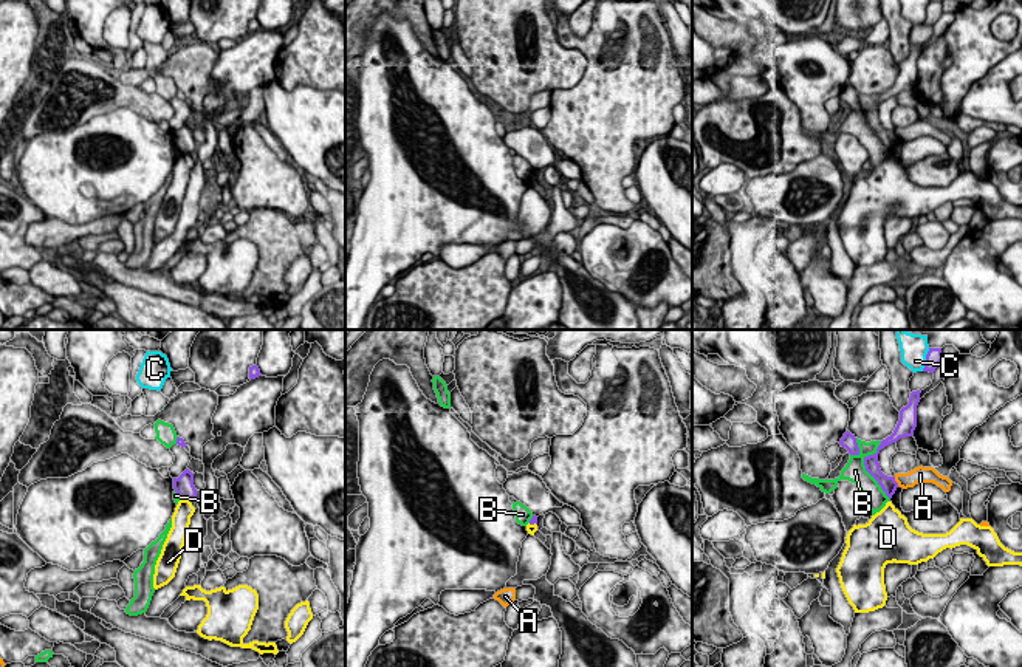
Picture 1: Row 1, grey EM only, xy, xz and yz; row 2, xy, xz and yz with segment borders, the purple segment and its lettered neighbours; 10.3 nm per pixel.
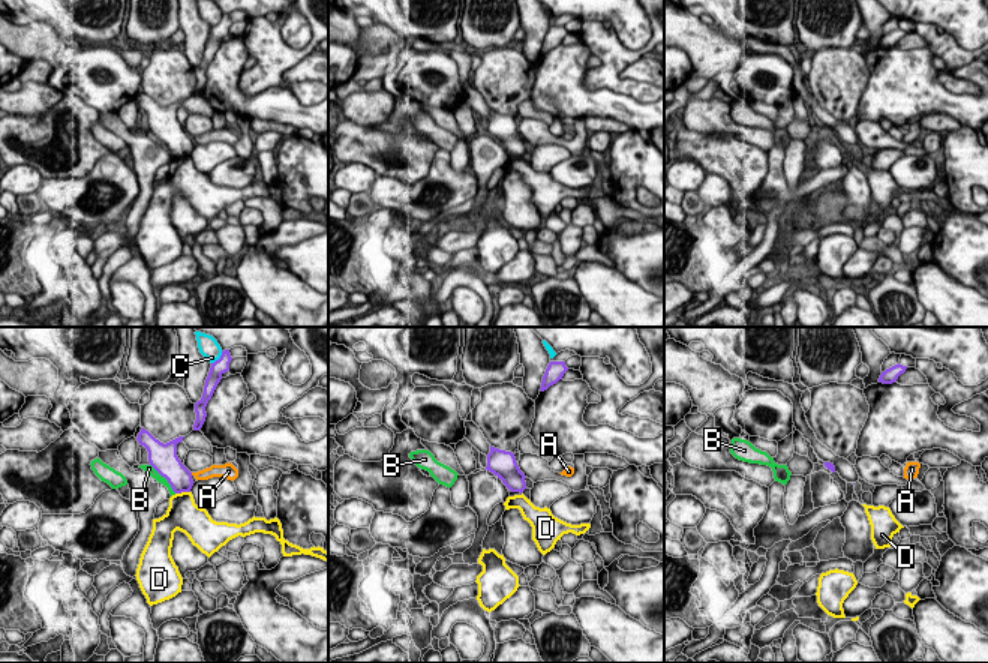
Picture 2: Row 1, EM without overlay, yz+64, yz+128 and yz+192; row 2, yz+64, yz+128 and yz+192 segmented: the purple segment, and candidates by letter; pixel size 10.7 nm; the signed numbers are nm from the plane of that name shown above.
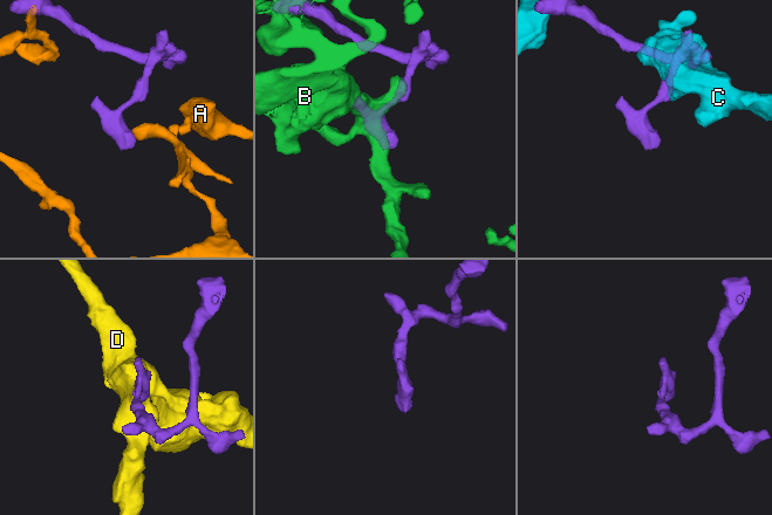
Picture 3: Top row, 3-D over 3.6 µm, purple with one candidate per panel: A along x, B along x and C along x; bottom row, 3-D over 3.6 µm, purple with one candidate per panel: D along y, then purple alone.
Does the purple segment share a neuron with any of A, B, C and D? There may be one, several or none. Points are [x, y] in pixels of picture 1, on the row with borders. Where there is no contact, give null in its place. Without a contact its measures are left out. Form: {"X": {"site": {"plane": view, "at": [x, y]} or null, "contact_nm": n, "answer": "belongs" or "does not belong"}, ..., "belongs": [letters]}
{"A": {"site": {"plane": "yz", "at": [895, 482]}, "contact_nm": 110, "answer": "does not belong"}, "B": {"site": {"plane": "yz", "at": [866, 469]}, "contact_nm": 600, "answer": "does not belong"}, "C": {"site": {"plane": "yz", "at": [926, 359]}, "contact_nm": 260, "answer": "does not belong"}, "D": {"site": {"plane": "xy", "at": [185, 499]}, "contact_nm": 110, "answer": "does not belong"}, "belongs": []}

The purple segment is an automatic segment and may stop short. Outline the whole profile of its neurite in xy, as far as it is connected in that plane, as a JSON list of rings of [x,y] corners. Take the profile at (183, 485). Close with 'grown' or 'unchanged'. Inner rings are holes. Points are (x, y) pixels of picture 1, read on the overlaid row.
[[[186,469],[178,478],[173,478],[173,489],[180,500],[195,498],[198,491],[194,486],[194,474]]] | unchanged

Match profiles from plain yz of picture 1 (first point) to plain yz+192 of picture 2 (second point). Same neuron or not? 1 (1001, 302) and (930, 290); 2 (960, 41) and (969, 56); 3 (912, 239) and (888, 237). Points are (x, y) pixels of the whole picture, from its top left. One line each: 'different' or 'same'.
1: same
2: same
3: same

